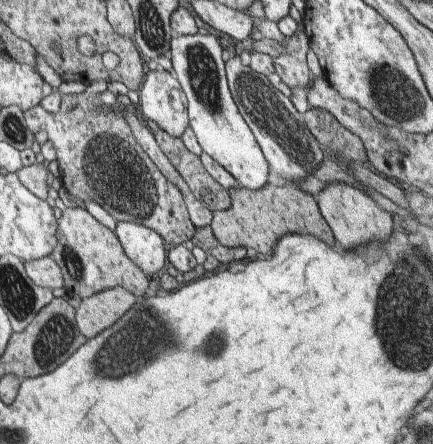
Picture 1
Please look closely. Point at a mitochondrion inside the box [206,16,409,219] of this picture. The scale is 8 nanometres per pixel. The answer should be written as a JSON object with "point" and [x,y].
{"point":[268,112]}

